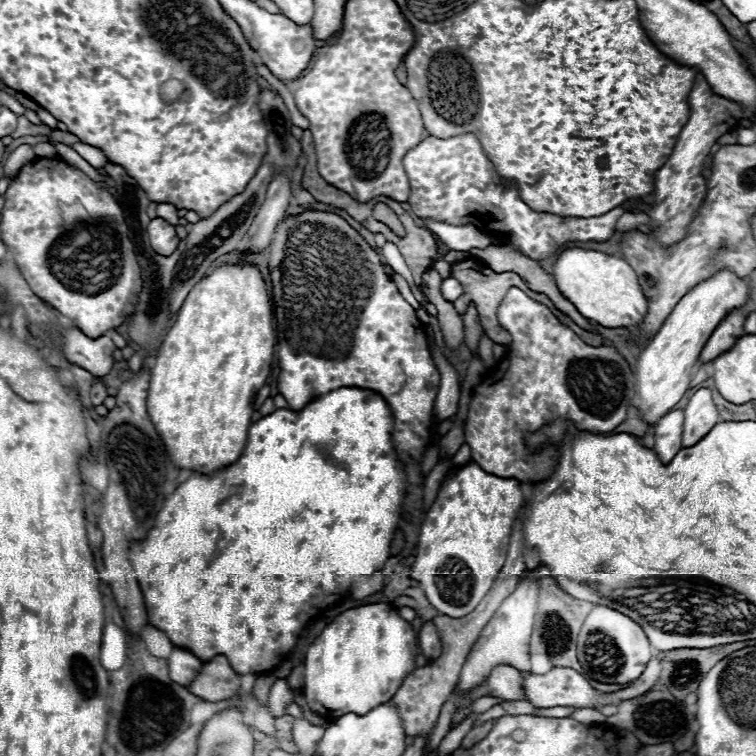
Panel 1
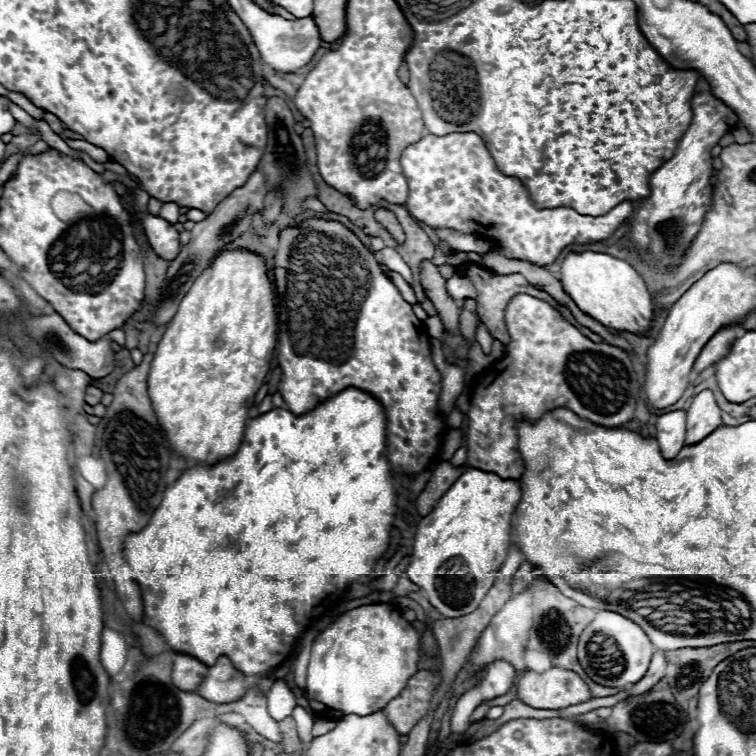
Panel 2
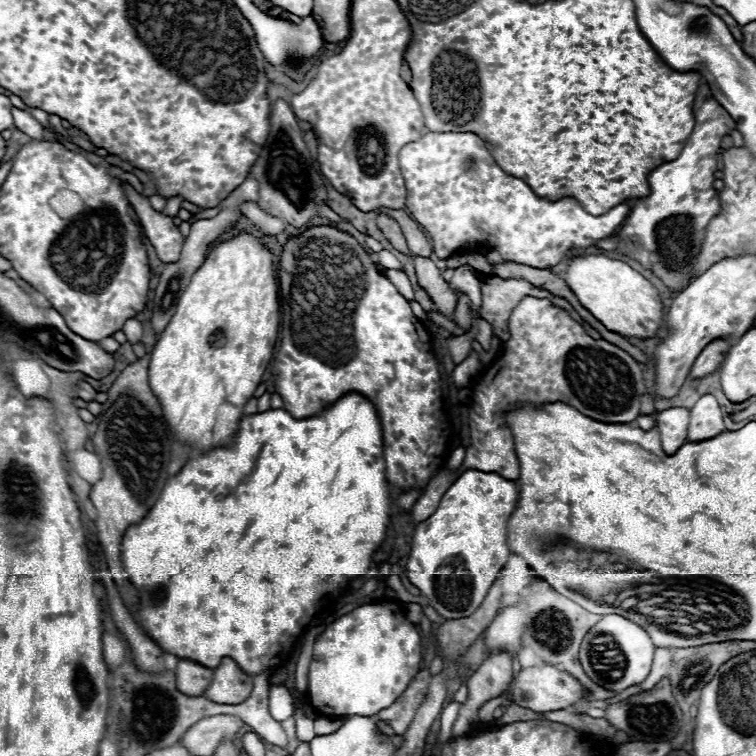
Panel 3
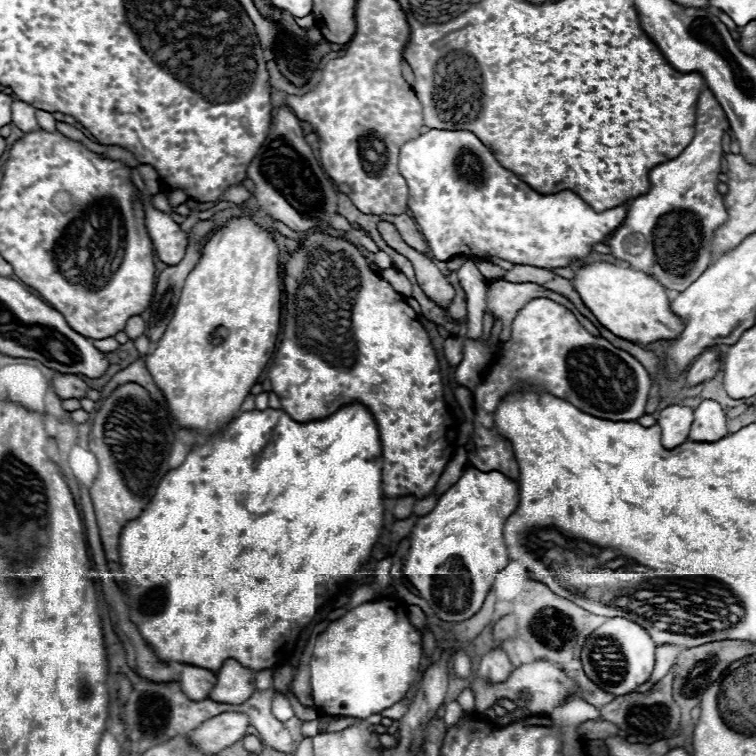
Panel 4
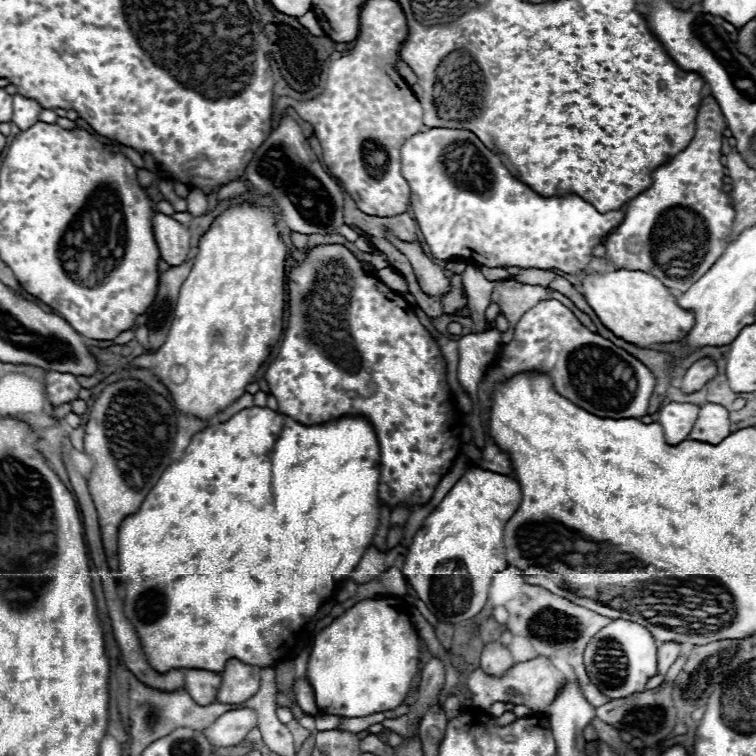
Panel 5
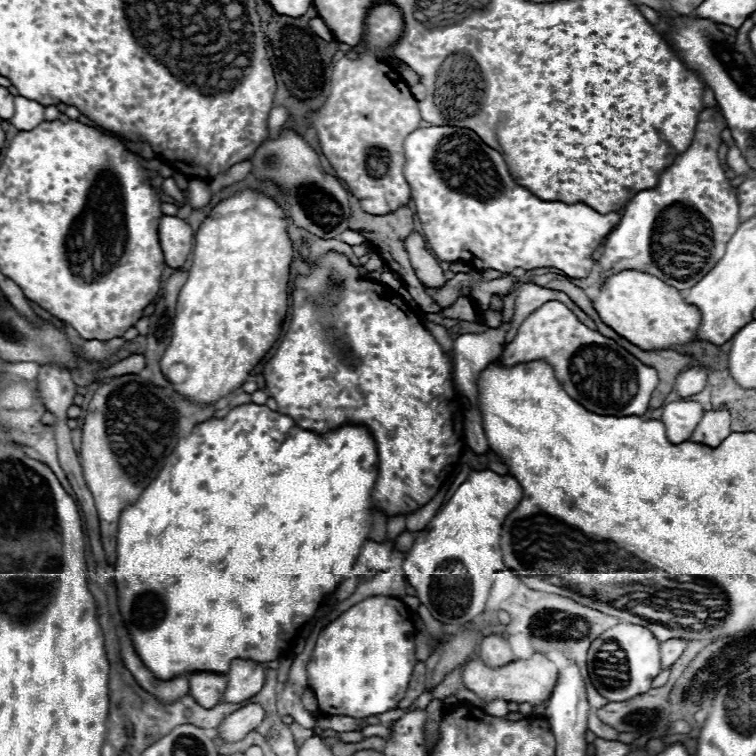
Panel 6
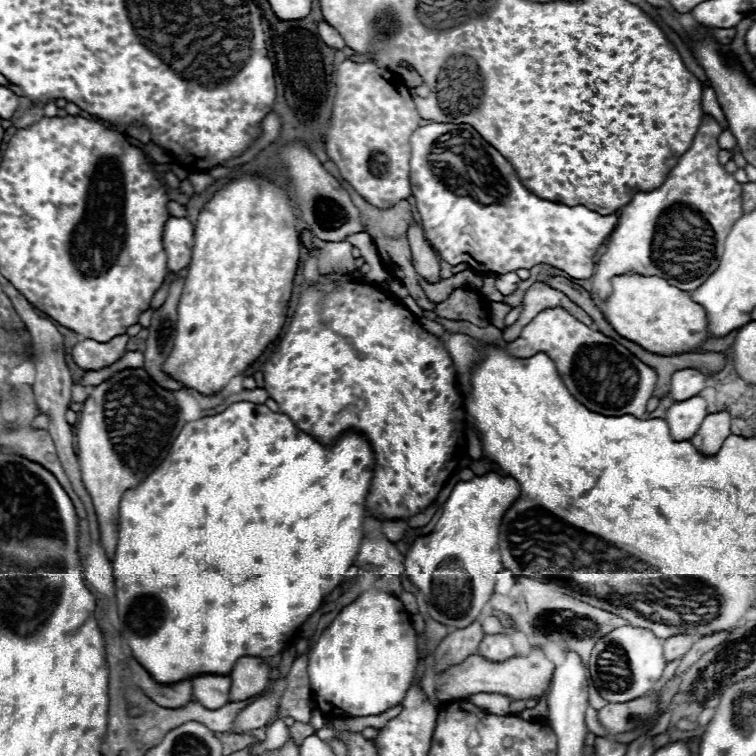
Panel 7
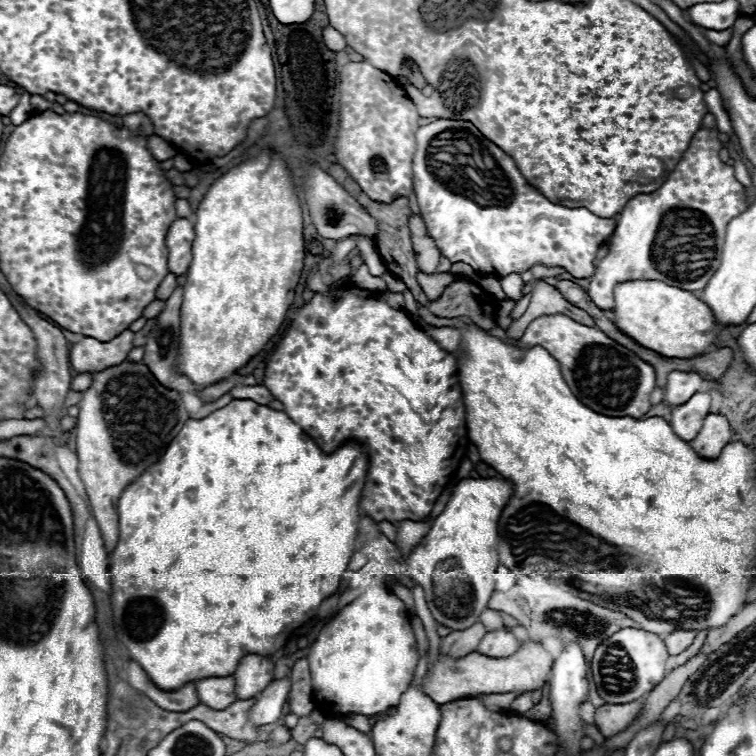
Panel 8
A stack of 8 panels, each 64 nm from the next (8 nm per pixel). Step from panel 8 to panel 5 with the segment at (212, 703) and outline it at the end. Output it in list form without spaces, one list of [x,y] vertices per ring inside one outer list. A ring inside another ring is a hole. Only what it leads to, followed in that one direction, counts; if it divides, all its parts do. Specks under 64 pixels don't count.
[[[188,668],[184,670],[184,674],[186,674],[184,690],[190,694],[190,698],[194,698],[194,702],[198,702],[200,706],[216,702],[216,692],[222,682],[220,674],[198,668]]]

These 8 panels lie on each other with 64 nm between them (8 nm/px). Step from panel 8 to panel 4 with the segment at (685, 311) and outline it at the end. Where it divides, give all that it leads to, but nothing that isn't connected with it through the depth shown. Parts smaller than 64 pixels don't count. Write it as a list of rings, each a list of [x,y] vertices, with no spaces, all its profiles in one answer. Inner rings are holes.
[[[610,262],[582,264],[572,278],[572,286],[578,290],[584,306],[592,310],[596,320],[612,334],[626,338],[628,342],[650,344],[654,340],[672,340],[684,330],[682,320],[670,310],[670,302],[662,284],[640,270]]]

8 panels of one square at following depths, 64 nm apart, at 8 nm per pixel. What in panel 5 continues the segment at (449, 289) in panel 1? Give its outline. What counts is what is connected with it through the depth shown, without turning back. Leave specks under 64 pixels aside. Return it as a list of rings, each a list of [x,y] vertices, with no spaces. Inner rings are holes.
[[[466,264],[466,270],[462,272],[462,286],[466,290],[466,306],[470,310],[470,320],[474,322],[476,330],[474,332],[482,332],[484,330],[484,310],[490,304],[490,294],[496,282],[488,282],[482,272],[474,266],[474,264]]]

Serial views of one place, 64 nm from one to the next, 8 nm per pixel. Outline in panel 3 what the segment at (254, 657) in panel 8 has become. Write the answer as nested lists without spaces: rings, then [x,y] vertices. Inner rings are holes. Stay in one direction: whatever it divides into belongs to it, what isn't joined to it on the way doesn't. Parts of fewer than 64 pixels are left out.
[[[222,658],[220,666],[212,670],[212,682],[204,690],[202,696],[212,702],[218,702],[218,704],[240,704],[250,696],[250,692],[252,692],[252,676],[242,672],[232,658]]]

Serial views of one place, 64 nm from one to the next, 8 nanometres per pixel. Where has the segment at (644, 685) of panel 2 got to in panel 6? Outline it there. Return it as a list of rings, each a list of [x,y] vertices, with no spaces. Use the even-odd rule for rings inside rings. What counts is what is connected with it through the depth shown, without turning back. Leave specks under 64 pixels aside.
[[[672,638],[672,640],[666,640],[660,644],[660,658],[662,658],[662,668],[670,668],[678,658],[680,654],[686,650],[688,642],[684,640],[678,640],[678,638]]]

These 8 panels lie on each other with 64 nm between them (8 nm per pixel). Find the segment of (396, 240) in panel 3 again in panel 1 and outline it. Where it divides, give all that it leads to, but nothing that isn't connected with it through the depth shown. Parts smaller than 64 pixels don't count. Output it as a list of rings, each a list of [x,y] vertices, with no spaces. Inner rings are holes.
[[[378,202],[378,204],[374,206],[374,218],[380,220],[380,222],[384,222],[386,226],[390,226],[390,230],[394,230],[394,234],[404,236],[404,226],[400,224],[398,216],[396,216],[396,214],[386,206],[386,204]]]

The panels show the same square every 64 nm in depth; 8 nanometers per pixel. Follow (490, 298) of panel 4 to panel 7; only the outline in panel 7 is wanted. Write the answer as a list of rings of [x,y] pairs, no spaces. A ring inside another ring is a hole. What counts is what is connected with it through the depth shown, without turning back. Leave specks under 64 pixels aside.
[[[536,282],[536,284],[532,284],[532,286],[524,292],[522,312],[520,312],[516,324],[504,330],[504,340],[506,340],[506,342],[516,340],[516,338],[520,336],[522,328],[524,328],[538,312],[542,312],[544,308],[554,308],[554,306],[562,306],[562,308],[568,310],[576,320],[580,320],[580,322],[584,322],[586,326],[594,328],[592,318],[590,318],[580,306],[576,306],[574,302],[570,302],[570,298],[566,298],[566,294],[562,294],[562,292],[546,286],[544,282]]]

